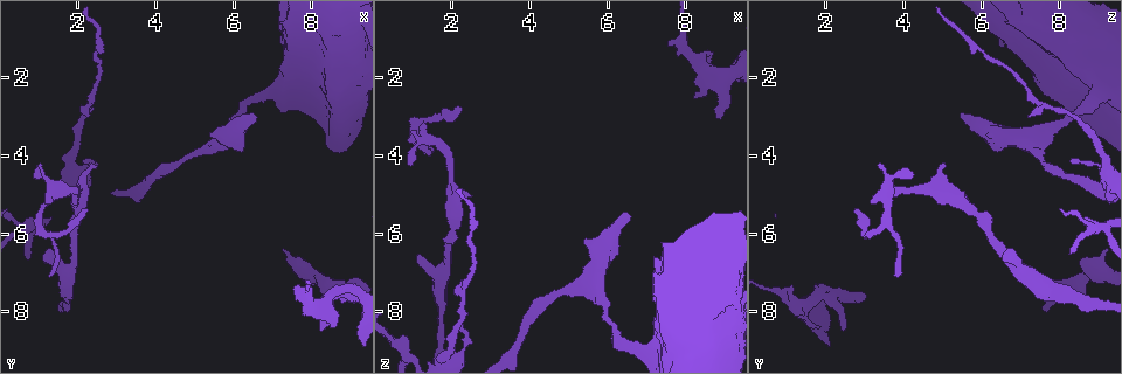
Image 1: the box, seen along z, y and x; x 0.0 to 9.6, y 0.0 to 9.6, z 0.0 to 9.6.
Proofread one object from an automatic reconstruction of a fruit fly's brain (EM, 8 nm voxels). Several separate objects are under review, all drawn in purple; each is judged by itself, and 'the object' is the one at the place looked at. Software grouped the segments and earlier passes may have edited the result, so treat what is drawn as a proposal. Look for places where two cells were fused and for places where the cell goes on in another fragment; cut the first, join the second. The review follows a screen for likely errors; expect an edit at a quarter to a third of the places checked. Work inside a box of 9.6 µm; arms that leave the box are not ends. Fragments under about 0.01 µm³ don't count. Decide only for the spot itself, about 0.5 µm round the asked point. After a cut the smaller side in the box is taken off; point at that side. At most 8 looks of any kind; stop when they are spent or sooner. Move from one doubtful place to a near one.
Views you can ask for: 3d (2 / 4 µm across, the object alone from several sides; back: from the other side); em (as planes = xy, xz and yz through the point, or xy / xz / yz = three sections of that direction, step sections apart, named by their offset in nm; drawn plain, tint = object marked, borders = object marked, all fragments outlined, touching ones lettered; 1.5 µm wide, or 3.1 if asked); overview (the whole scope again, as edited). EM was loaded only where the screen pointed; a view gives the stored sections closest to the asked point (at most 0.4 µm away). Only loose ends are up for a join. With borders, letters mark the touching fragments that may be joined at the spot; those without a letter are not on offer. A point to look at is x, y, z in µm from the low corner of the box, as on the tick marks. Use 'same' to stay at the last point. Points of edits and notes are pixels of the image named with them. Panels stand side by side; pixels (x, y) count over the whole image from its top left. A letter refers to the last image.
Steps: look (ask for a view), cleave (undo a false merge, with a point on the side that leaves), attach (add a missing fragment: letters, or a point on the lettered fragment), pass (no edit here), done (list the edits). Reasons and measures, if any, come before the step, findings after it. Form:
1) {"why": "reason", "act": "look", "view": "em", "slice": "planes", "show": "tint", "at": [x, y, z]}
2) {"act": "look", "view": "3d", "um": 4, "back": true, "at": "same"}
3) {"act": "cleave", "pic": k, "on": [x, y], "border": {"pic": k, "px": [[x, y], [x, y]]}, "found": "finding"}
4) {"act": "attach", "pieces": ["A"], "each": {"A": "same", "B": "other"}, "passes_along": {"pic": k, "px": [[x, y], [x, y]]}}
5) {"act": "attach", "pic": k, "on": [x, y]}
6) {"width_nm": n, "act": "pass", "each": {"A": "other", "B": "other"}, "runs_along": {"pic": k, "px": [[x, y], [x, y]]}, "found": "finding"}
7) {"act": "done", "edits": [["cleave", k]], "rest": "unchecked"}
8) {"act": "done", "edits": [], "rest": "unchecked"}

{"why": "free end", "act": "look", "view": "em", "slice": "planes", "show": "borders", "at": [2.45, 4.20, 4.95]}

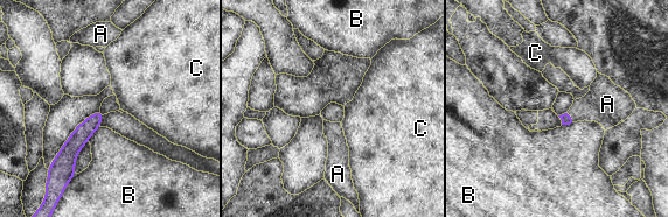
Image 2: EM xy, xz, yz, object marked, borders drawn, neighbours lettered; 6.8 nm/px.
{"act": "attach", "pieces": ["A"], "each": {"A": "same", "B": "other", "C": "other"}, "found": "the cell continues"}

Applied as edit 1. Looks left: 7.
{"act": "look", "view": "overview"}

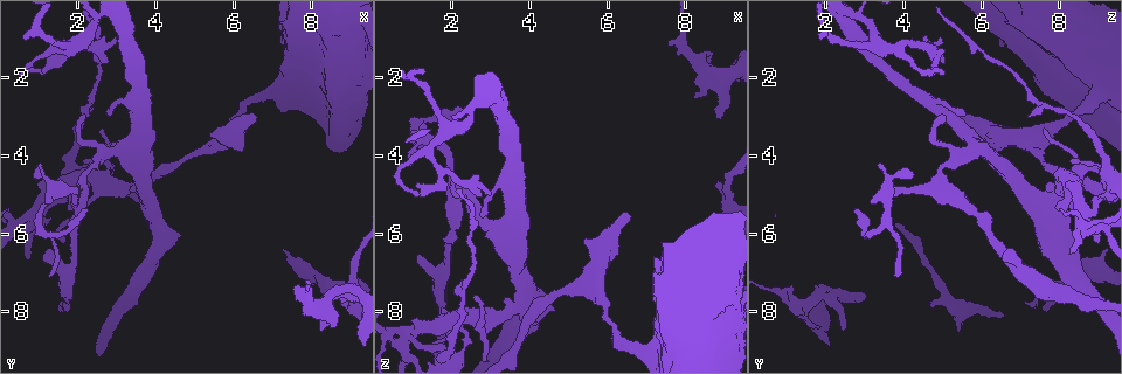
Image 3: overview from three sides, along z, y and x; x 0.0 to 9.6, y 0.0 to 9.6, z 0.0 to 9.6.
{"why": "calibre changes", "act": "look", "view": "3d", "um": 4, "at": [7.90, 7.55, 0.80]}

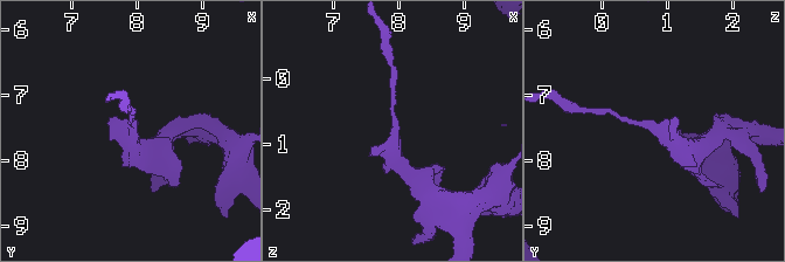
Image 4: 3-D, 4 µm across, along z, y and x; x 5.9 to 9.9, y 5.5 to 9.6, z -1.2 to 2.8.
{"why": "need the tissue", "act": "look", "view": "em", "slice": "planes", "show": "borders", "at": [7.95, 7.50, 0.80]}

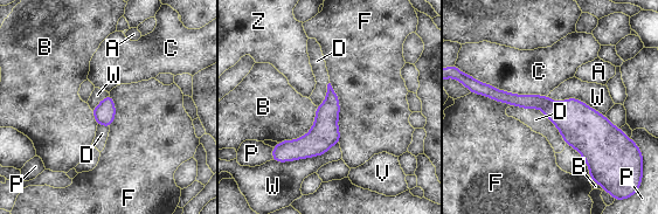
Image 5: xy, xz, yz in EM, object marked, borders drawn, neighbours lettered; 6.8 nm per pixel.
{"act": "pass", "each": {"A": "other", "B": "other", "C": "other", "D": "other", "F": "other", "P": "other", "V": "other", "W": "other", "Z": "other"}, "border": {"pic": 5, "px": [[330, 82], [339, 104], [339, 143]]}, "found": "one cell here"}

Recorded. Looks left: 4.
{"act": "done", "edits": [["attach", 2]], "rest": "unchecked"}

